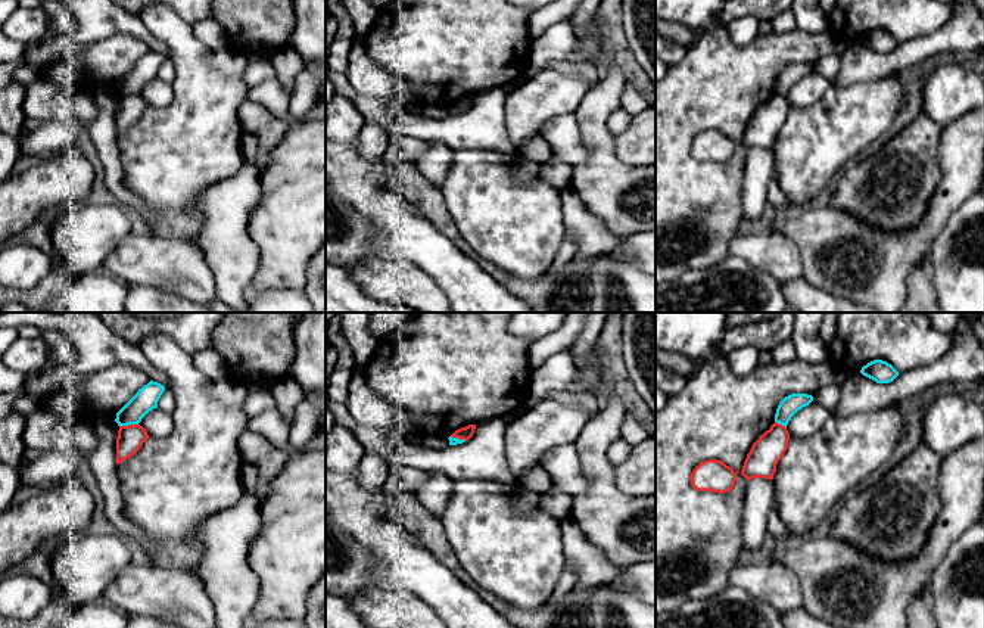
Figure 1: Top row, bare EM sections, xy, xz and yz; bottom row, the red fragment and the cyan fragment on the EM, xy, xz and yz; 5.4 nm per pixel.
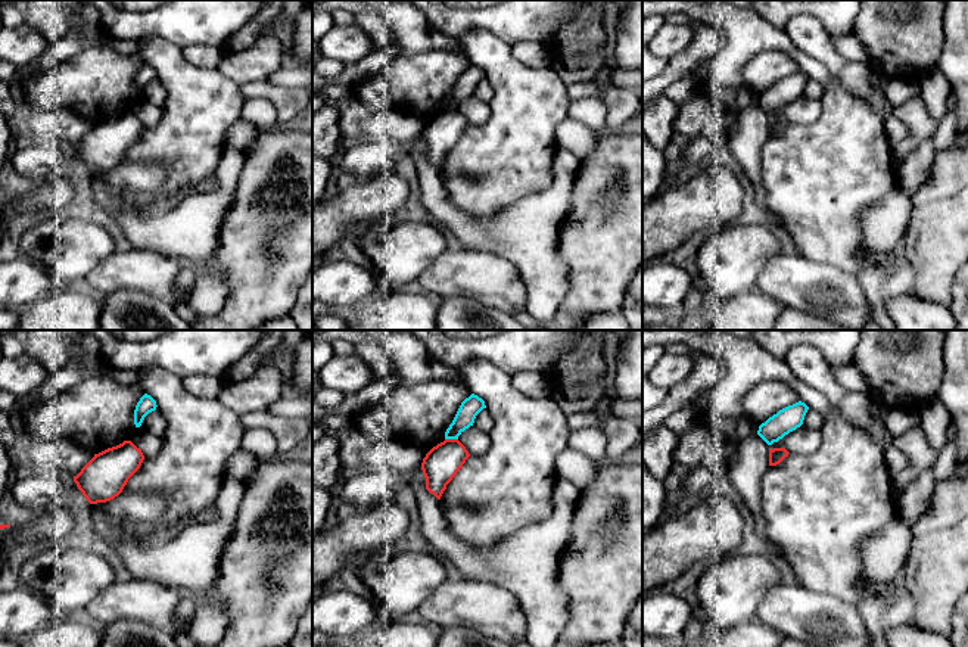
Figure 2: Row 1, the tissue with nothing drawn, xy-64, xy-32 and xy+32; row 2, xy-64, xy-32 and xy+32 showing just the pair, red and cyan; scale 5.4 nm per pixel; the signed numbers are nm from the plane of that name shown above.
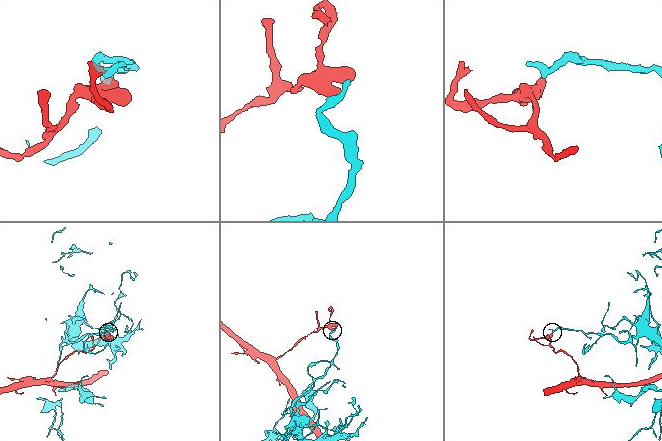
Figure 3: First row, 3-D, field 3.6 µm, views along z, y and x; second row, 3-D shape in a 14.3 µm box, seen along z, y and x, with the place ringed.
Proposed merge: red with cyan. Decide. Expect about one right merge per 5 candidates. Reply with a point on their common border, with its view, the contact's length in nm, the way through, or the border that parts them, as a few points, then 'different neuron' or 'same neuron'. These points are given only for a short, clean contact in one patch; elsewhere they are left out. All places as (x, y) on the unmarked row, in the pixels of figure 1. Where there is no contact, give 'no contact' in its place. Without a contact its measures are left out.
xy (128, 95) | 110 nm | along xy (137, 93), (120, 96) | different neuron

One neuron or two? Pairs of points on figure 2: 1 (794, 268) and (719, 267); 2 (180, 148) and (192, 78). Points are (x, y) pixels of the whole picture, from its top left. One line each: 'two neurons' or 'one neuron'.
1: two neurons
2: one neuron

